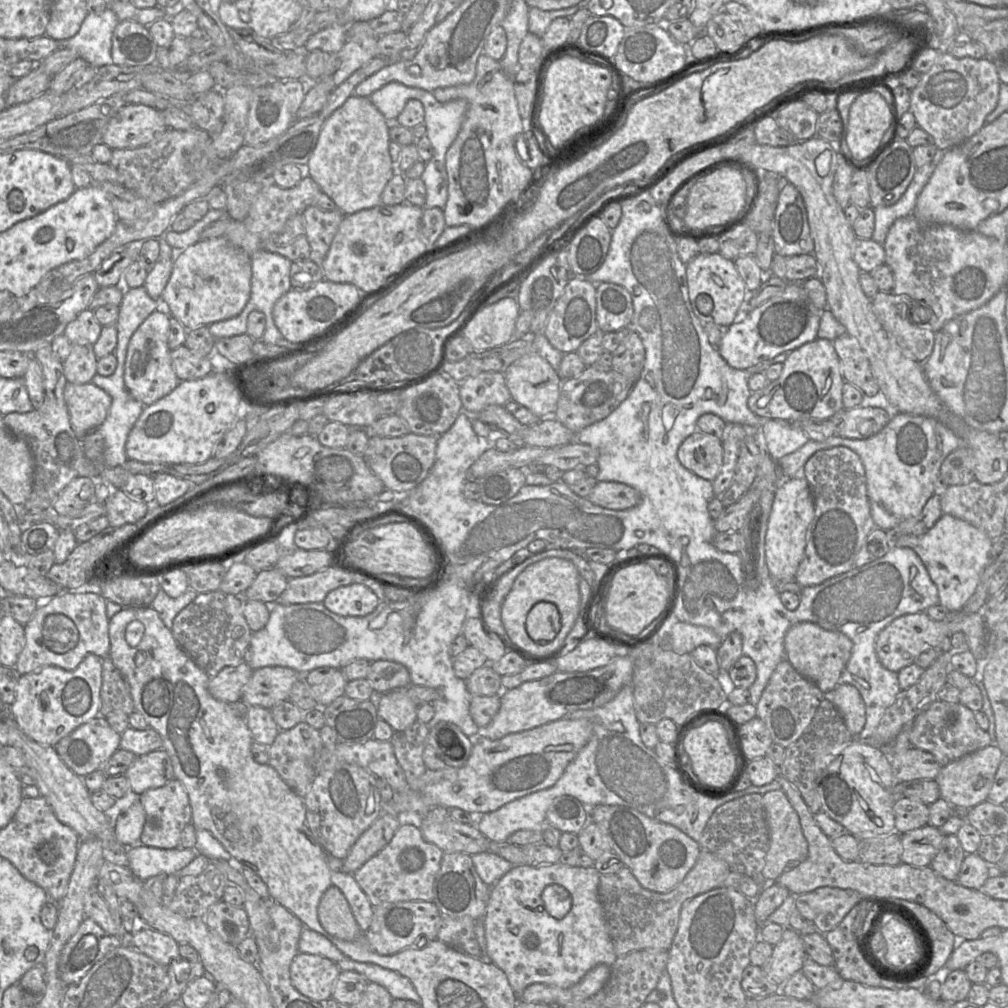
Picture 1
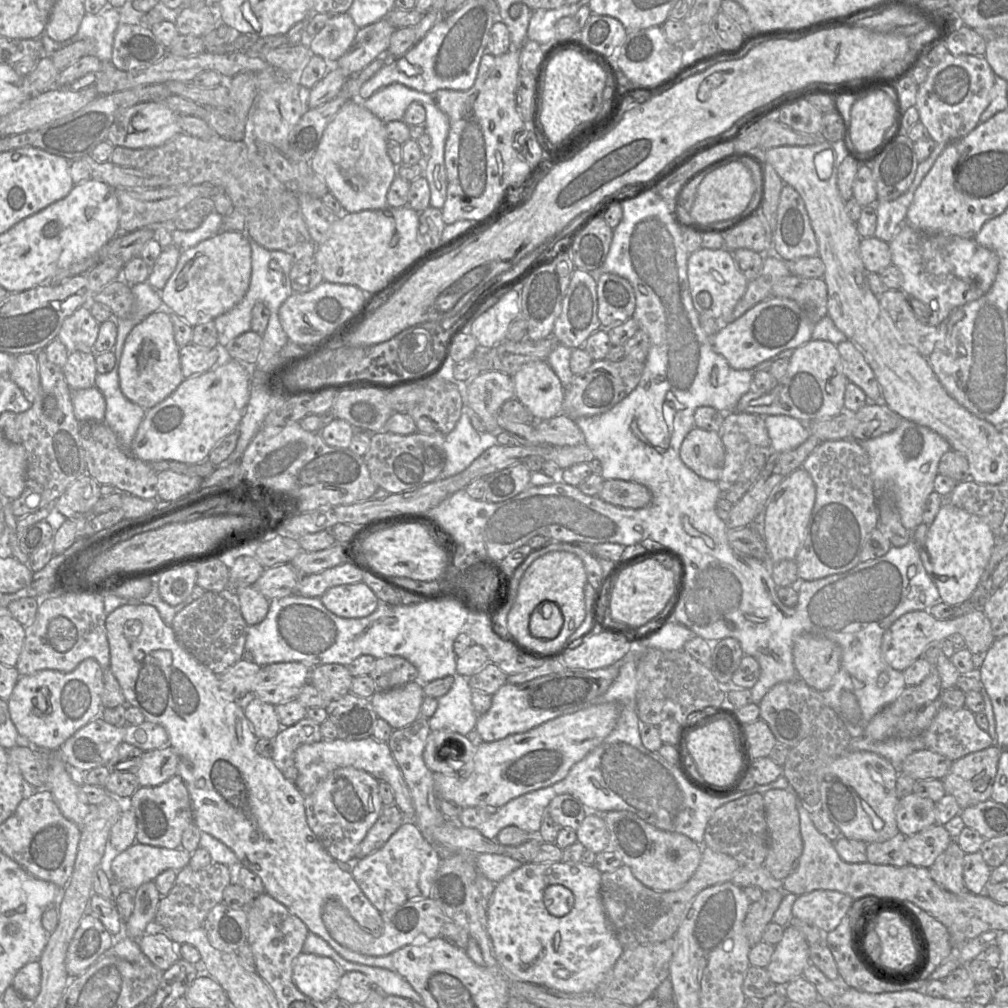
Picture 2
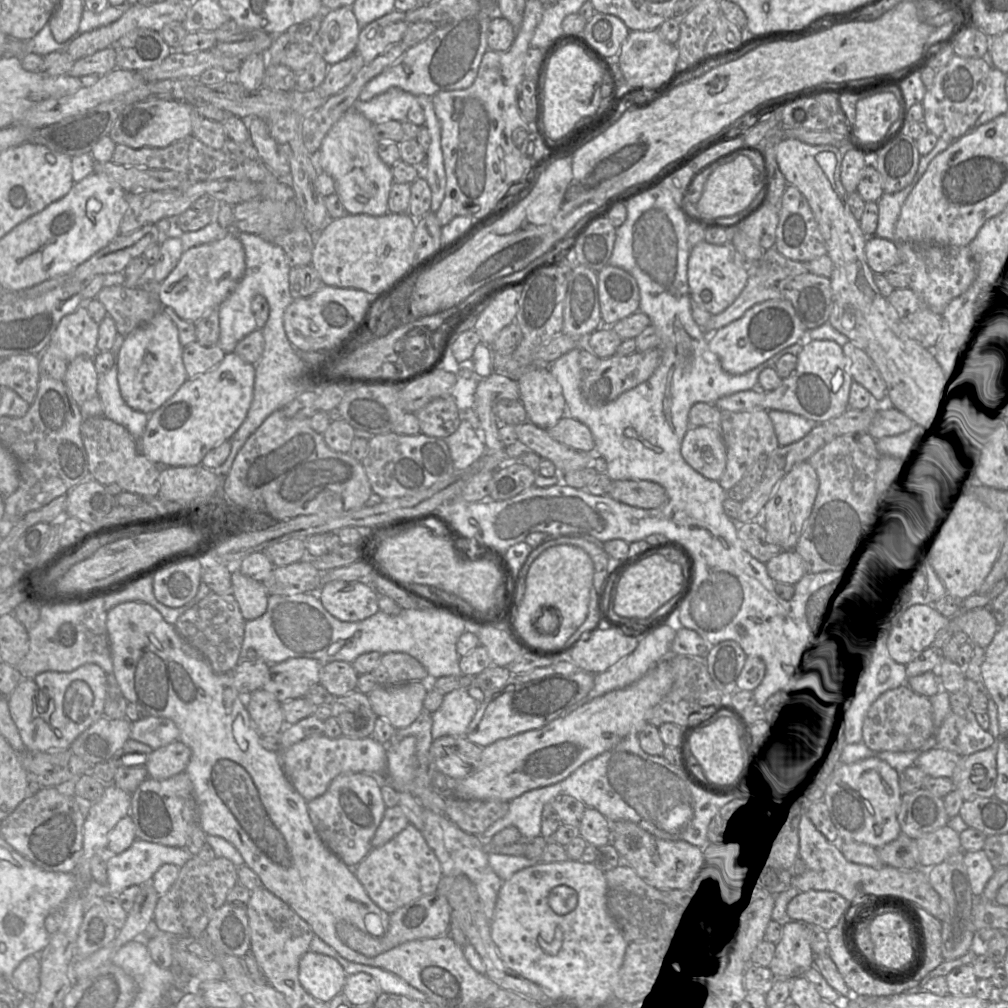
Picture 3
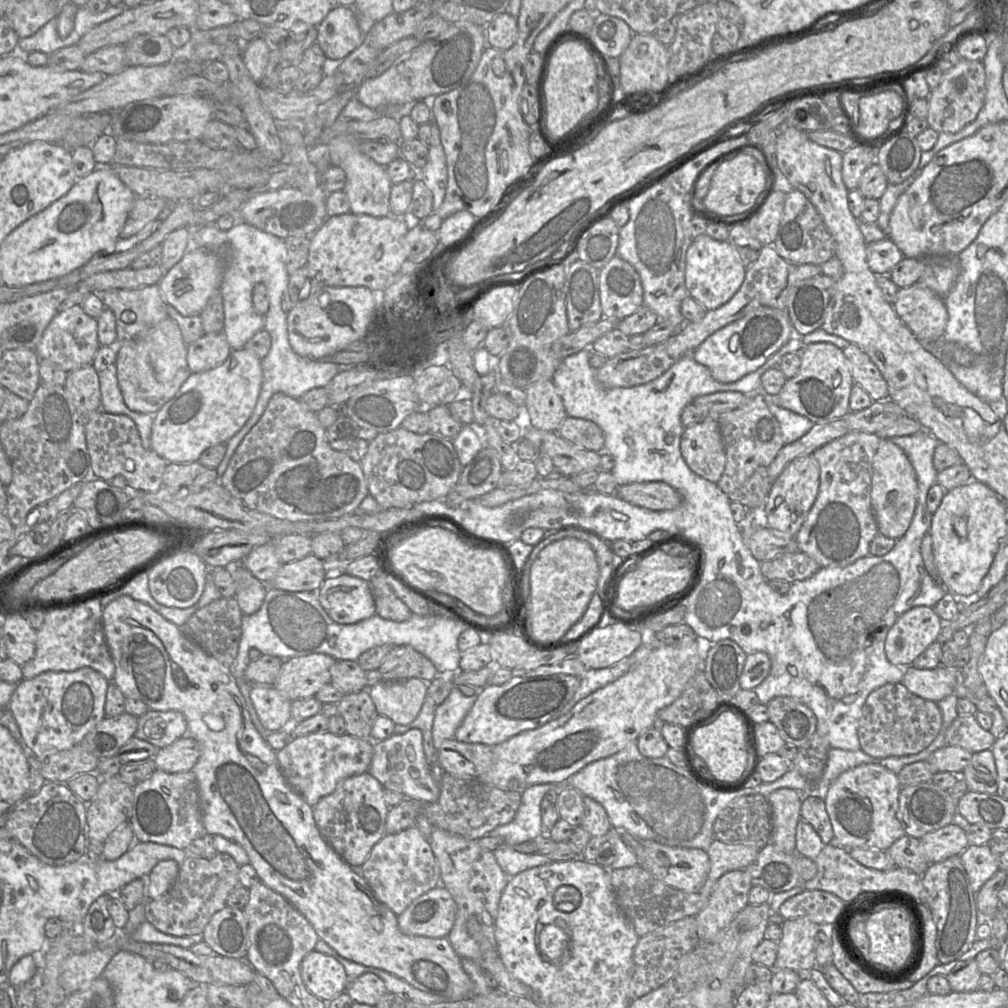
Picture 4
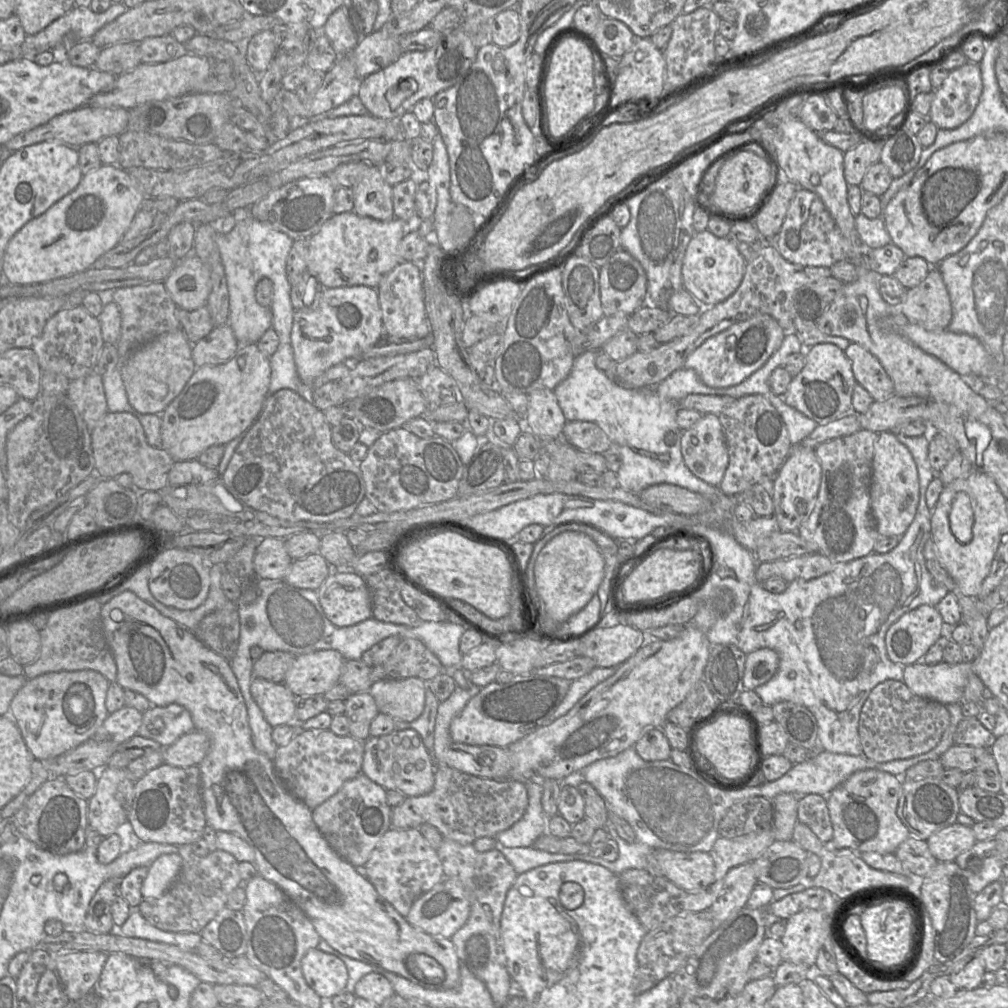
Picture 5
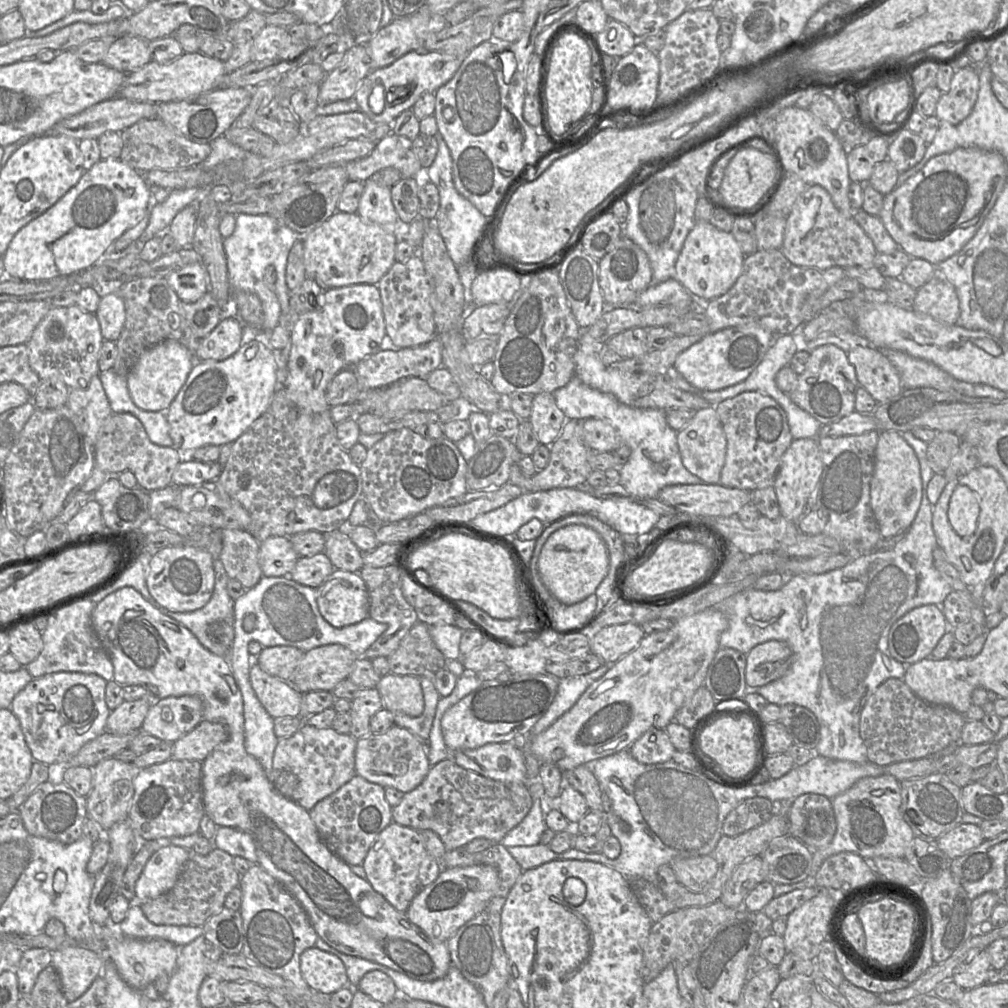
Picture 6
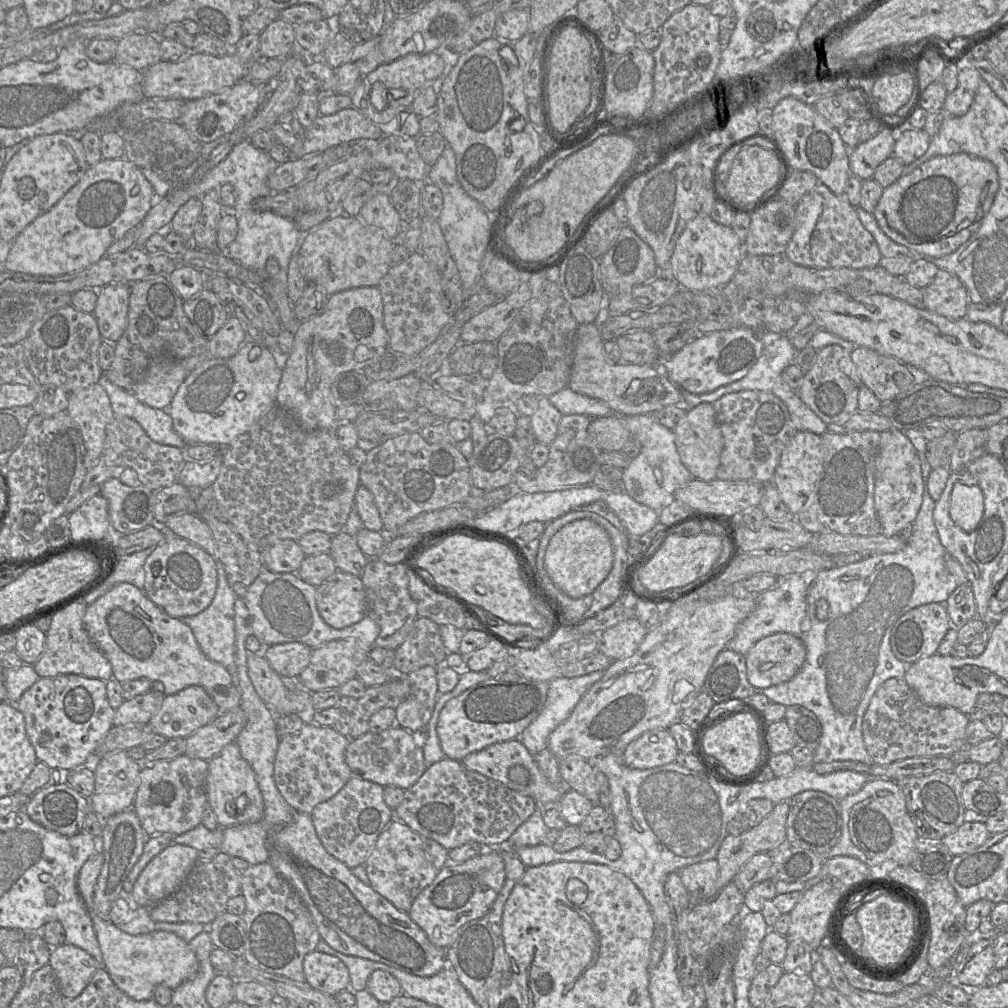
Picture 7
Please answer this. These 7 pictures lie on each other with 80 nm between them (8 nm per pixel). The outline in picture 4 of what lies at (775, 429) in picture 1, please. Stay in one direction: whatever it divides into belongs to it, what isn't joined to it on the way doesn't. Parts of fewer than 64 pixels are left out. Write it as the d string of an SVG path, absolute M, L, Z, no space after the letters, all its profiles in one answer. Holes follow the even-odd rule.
M765 395L765 402L770 412L779 422L784 445L795 442L805 435L814 425L808 418L774 403L773 396Z

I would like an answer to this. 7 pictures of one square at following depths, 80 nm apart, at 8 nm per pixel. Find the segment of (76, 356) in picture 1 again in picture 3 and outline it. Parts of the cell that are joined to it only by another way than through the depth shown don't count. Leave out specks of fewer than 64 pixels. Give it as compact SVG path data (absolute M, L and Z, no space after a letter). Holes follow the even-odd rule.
M78 356L68 363L64 384L79 407L98 395L98 377L93 357Z

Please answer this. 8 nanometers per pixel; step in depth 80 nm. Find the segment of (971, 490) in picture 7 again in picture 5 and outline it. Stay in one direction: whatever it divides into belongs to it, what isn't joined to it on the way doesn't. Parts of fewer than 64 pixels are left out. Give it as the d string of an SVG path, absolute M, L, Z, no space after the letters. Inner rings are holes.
M958 492L949 514L949 524L953 535L961 543L969 543L973 537L974 511L969 495Z

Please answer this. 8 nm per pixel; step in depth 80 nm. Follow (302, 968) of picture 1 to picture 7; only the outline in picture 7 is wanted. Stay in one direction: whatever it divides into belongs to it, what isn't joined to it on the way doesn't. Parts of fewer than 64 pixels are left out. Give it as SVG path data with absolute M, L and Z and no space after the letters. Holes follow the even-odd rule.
M312 951L304 957L303 971L306 982L325 994L335 996L350 987L348 969L336 956Z

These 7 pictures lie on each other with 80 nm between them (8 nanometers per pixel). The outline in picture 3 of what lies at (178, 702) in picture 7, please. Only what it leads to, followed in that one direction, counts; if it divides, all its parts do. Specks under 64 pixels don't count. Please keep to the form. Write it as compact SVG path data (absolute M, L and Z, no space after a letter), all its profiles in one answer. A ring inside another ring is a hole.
M148 715L141 720L132 722L130 739L156 750L179 740L179 729L169 718Z

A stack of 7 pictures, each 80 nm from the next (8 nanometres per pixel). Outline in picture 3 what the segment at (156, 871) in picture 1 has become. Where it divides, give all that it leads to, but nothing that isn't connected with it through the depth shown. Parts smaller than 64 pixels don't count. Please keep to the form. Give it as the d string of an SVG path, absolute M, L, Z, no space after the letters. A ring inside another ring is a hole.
M136 839L124 852L115 855L106 862L107 883L100 884L94 879L89 883L84 897L83 909L86 913L96 902L105 896L118 896L126 888L150 883L155 872L164 864L174 864L182 867L191 857L185 848L171 847L159 843Z

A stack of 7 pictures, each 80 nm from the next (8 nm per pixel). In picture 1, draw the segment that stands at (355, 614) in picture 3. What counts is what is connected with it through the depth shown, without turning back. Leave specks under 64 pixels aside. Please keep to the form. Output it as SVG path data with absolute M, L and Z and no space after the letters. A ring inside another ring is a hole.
M352 583L330 591L323 604L339 616L360 617L372 613L379 604L379 598L366 585Z

